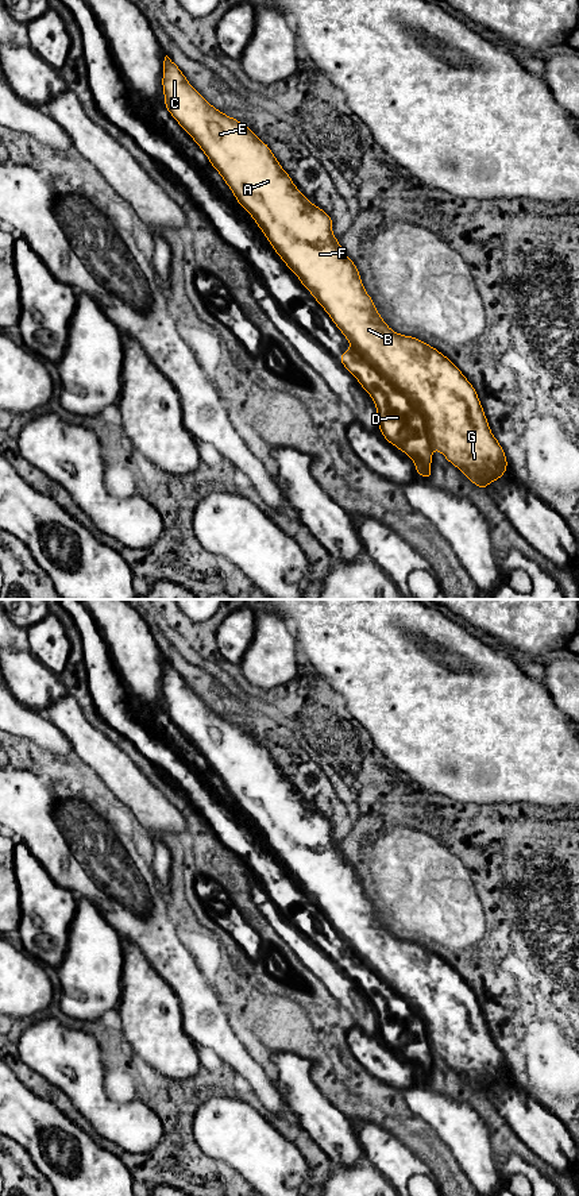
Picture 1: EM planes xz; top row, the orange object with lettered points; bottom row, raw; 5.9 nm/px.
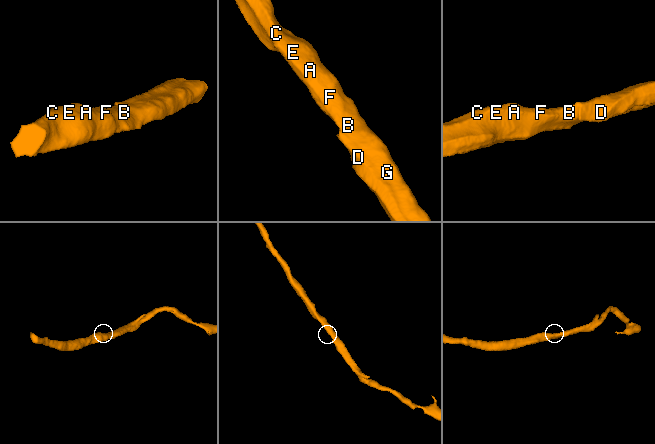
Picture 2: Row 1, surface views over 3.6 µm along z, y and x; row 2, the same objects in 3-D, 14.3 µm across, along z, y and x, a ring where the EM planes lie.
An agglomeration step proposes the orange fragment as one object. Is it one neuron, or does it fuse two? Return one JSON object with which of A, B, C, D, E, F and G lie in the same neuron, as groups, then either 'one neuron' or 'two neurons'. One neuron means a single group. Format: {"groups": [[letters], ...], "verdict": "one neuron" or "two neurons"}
{"groups": [["A", "B", "C", "E", "F", "G"], ["D"]], "verdict": "two neurons"}

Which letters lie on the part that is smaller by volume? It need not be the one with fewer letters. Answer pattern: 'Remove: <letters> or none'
Remove: D

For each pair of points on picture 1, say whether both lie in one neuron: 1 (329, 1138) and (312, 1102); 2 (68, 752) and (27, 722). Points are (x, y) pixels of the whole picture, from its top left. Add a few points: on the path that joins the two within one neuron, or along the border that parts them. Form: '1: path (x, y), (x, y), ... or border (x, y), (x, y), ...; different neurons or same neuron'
1: path (329, 1129), (315, 1111); same neuron
2: path (58, 745), (37, 728); same neuron

